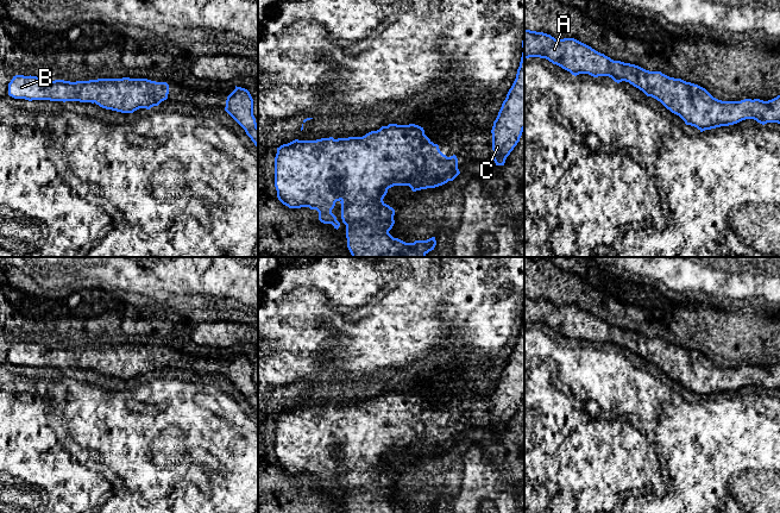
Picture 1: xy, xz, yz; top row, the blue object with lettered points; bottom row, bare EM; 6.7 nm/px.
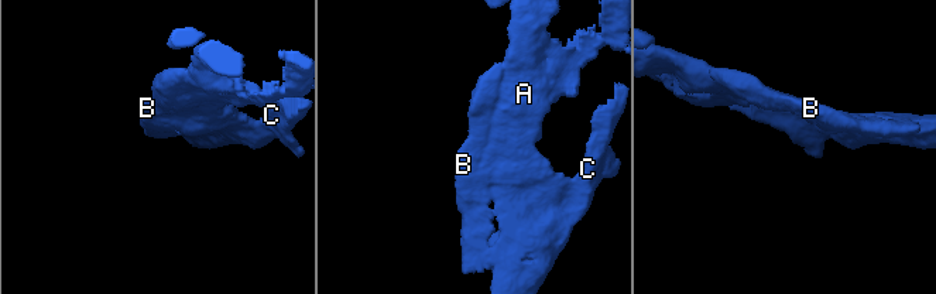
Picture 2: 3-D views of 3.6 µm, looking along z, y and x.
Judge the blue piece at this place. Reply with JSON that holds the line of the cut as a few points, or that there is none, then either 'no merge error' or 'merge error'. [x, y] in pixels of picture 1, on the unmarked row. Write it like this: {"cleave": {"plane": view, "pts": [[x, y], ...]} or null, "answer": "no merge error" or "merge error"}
{"cleave": null, "answer": "no merge error"}

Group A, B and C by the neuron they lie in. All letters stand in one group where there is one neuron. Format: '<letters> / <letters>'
A B C

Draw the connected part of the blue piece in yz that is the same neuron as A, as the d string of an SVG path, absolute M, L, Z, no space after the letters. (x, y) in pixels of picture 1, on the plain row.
M524 295L524 325L529 324L546 325L574 343L589 340L593 344L609 343L617 350L629 349L700 399L746 386L762 392L780 390L780 362L768 368L722 368L698 351L614 327L574 305L555 306L551 301Z

